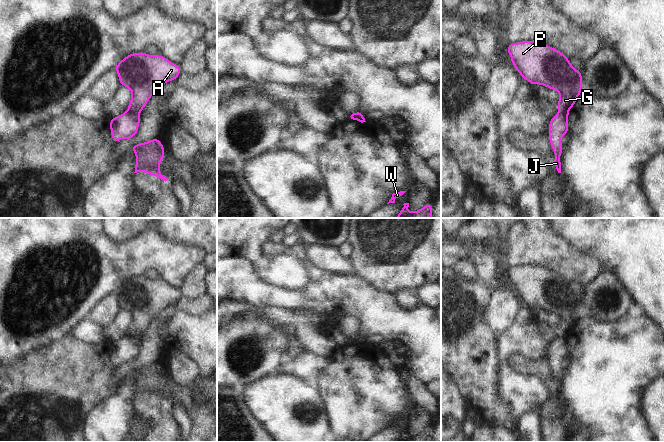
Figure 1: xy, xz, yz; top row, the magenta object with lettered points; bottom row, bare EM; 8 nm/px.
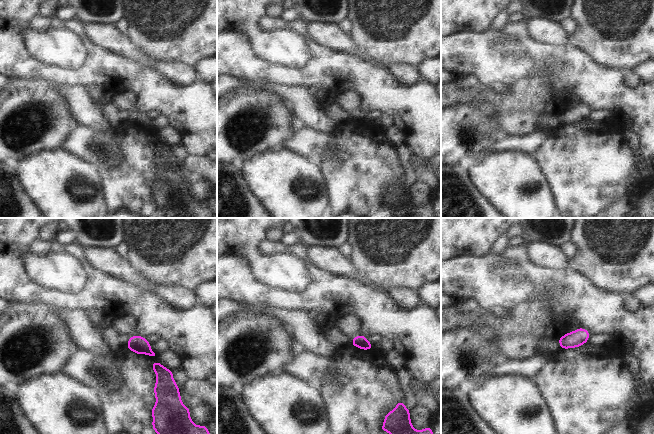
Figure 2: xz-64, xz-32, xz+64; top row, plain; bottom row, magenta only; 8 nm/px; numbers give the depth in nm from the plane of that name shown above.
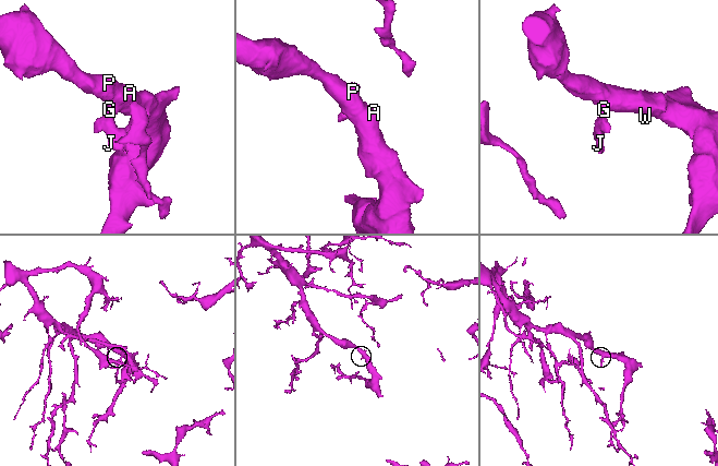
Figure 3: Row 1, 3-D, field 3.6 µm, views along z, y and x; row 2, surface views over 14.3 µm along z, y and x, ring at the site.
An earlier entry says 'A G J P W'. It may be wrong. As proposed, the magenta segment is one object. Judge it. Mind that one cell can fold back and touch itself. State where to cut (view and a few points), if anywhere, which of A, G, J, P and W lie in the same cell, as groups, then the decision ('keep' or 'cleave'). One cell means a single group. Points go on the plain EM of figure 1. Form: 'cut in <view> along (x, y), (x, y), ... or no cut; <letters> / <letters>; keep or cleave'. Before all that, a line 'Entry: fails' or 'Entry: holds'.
Entry: fails
cut in xy along (128, 334), (138, 337); A G P W / J; cleave

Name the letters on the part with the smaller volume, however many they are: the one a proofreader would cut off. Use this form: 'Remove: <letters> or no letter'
Remove: J

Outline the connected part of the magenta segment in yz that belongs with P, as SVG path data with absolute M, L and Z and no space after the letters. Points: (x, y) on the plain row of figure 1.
M538 265L510 267L506 273L512 282L510 287L521 301L531 309L540 308L556 314L560 318L557 325L559 336L568 337L576 328L577 321L583 316L582 295L577 295L564 277Z

